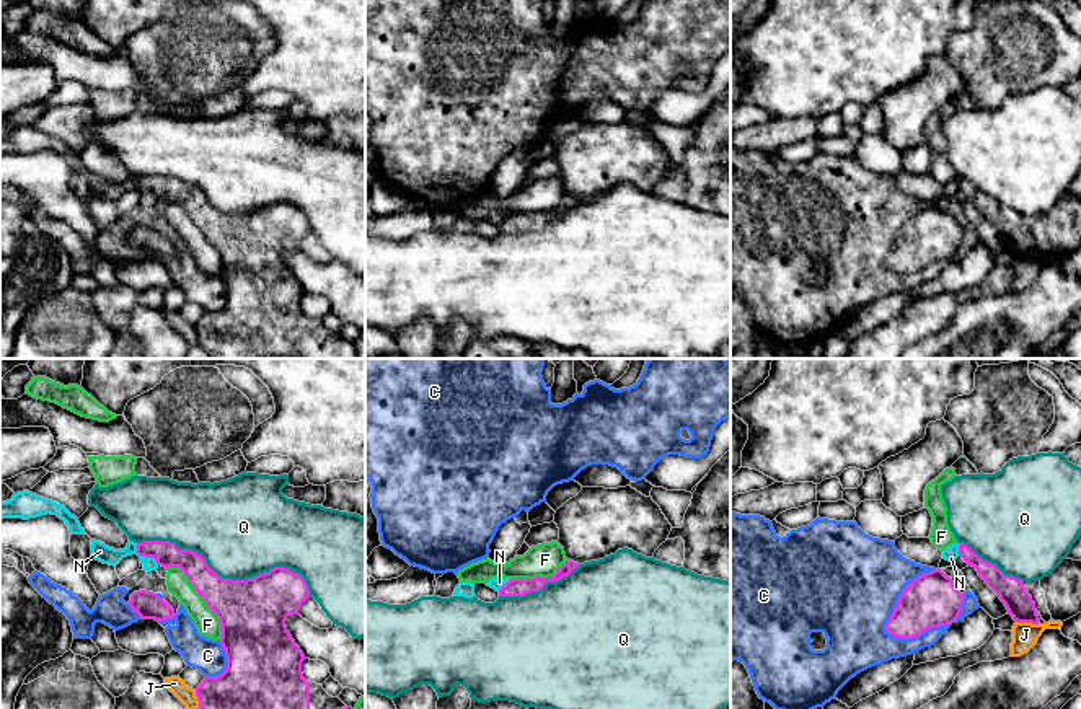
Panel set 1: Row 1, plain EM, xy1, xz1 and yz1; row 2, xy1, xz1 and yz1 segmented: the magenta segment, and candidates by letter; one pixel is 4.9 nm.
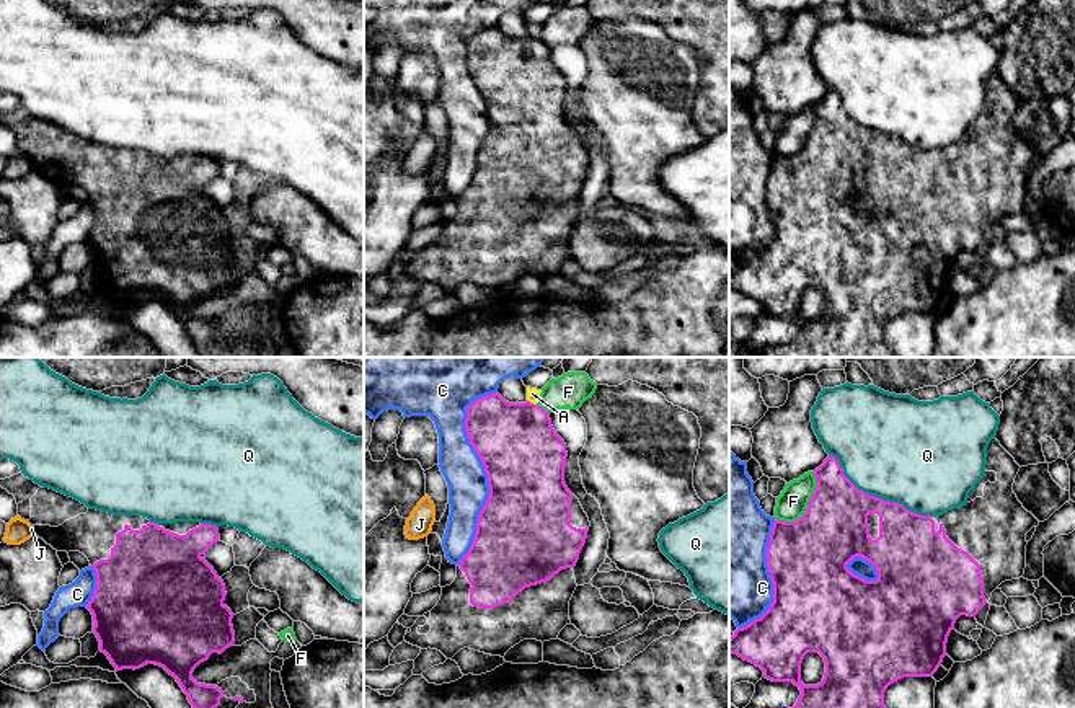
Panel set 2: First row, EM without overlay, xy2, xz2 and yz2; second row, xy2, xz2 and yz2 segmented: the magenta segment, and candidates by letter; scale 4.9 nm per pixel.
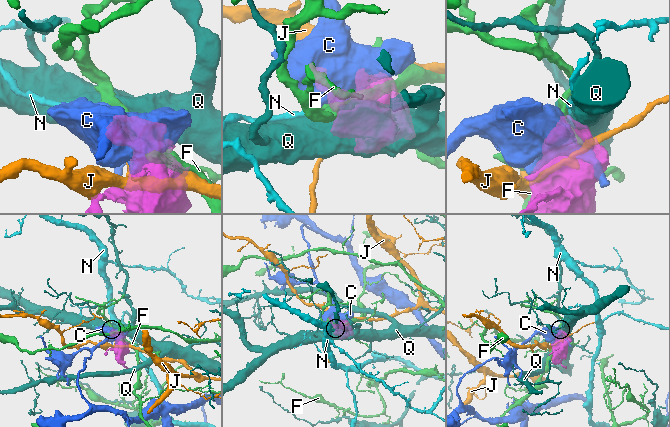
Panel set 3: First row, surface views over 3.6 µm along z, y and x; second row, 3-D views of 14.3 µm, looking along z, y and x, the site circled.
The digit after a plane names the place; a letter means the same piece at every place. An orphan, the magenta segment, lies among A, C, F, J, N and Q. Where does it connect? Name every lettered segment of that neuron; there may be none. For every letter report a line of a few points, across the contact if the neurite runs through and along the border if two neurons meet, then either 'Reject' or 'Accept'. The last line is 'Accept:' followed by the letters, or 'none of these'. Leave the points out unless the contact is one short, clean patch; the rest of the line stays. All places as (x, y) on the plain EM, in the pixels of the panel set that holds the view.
A: Line: xz2 (529, 35), (535, 39). Reject
C: Reject
F: Reject
J: Reject
N: Line: xy1 (136, 178), (139, 189), (150, 191), (158, 199). Reject
Q: Reject
Accept: none of these

